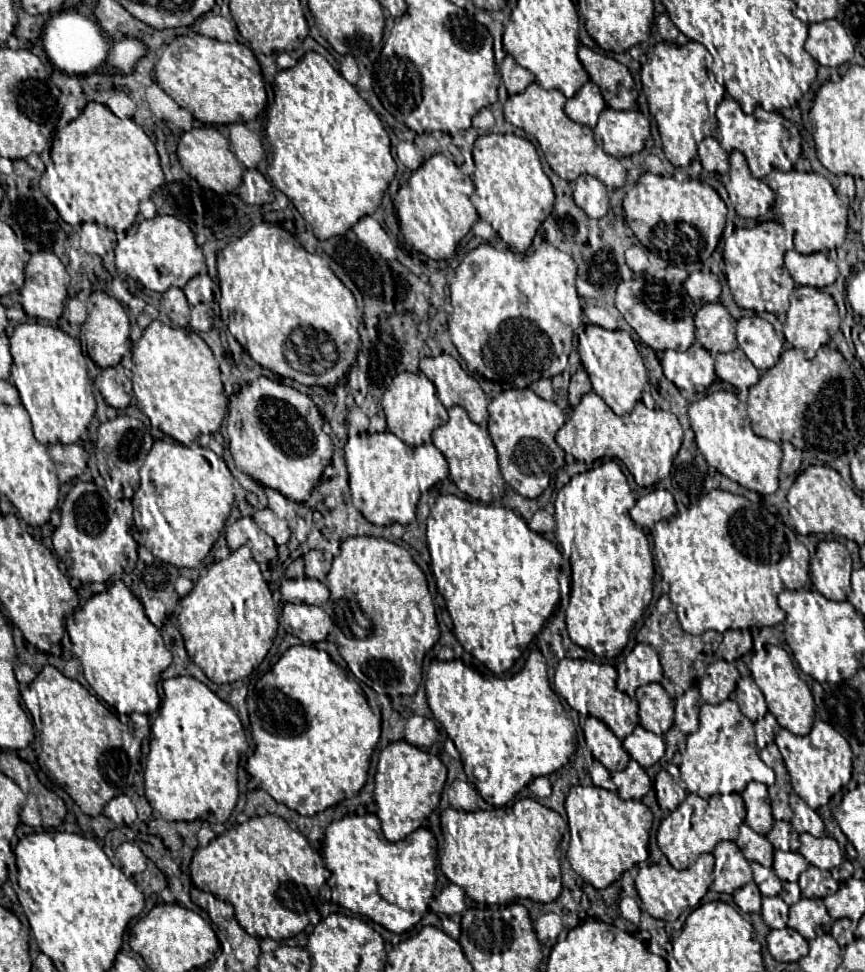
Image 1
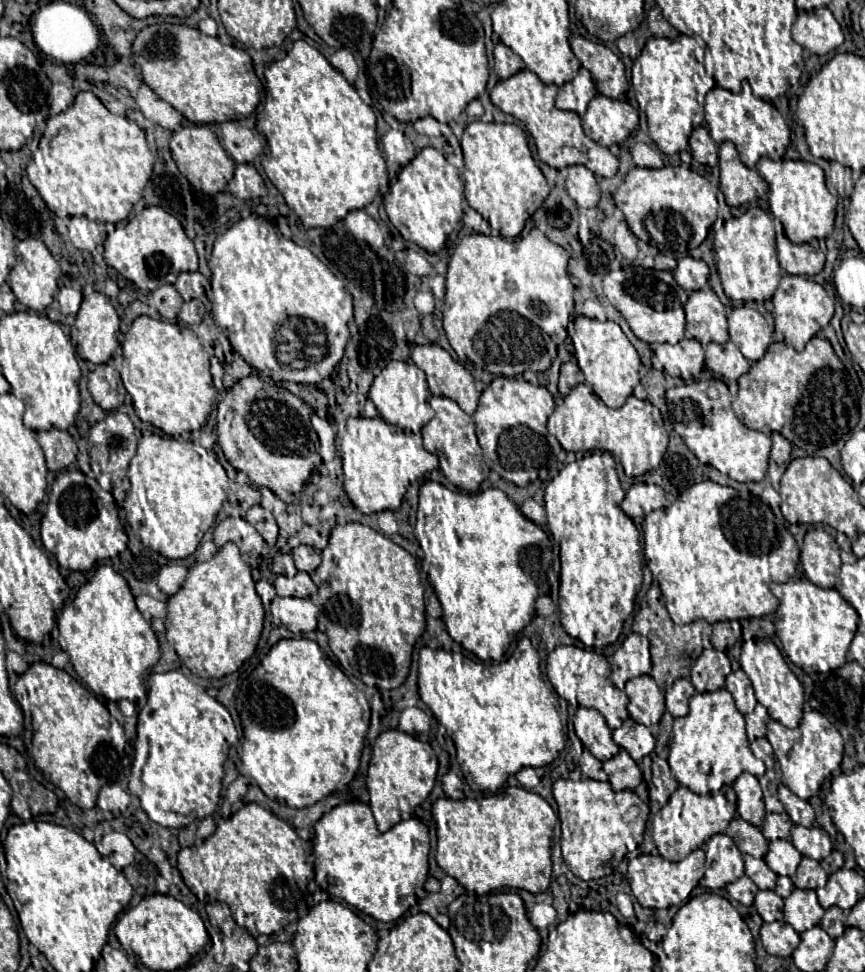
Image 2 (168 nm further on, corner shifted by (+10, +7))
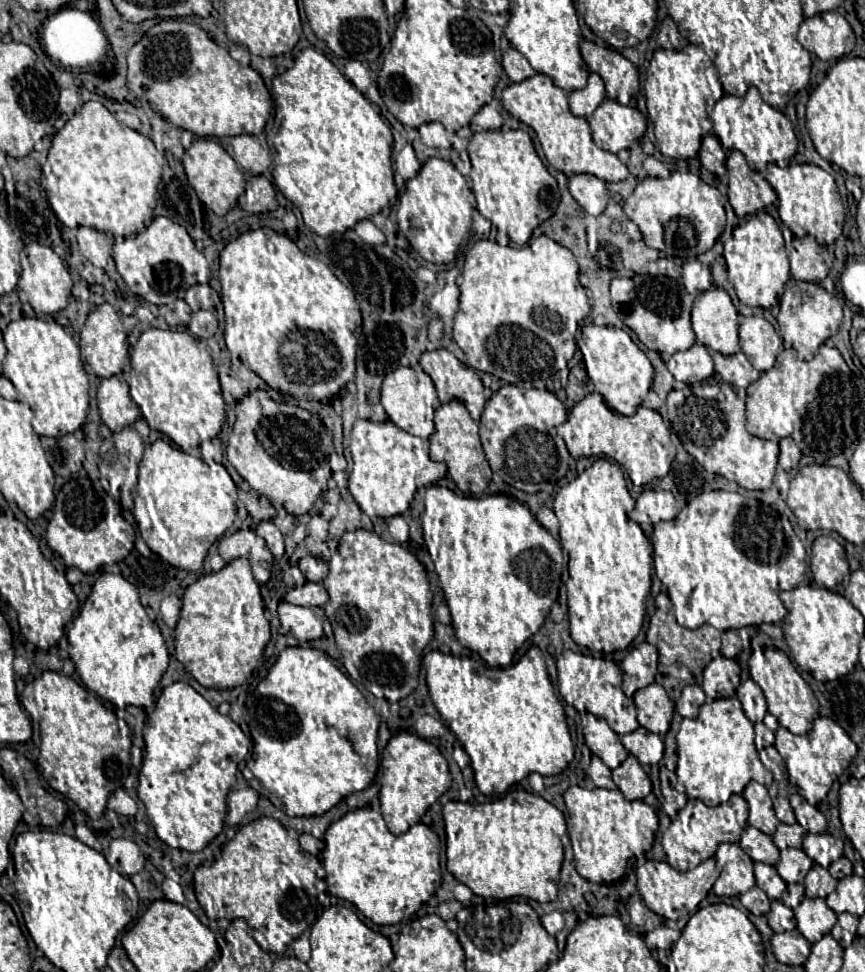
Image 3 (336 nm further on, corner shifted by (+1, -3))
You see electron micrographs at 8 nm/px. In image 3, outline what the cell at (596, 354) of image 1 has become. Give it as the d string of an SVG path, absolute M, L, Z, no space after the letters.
M587 324L578 330L576 339L577 348L583 352L587 374L595 384L597 392L605 398L611 410L623 416L633 416L653 382L653 366L645 352L631 340L627 332L619 328Z

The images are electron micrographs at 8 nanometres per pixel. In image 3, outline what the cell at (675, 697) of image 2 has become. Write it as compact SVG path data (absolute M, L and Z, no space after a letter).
M687 686L679 698L679 702L675 704L675 710L683 716L683 718L695 718L699 714L701 704L707 700L705 692L701 690L701 686Z

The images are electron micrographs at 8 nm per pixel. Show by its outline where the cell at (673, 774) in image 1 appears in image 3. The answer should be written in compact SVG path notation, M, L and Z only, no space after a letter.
M666 767L660 768L659 778L664 801L662 804L662 811L664 811L671 819L674 819L679 810L686 805L688 798L684 793L679 793L671 785L669 771Z

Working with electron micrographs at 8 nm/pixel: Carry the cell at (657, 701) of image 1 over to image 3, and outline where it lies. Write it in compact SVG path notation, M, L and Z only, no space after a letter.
M649 684L641 690L637 690L633 700L637 706L637 722L645 730L665 736L671 726L671 718L673 718L673 702L665 694L663 686Z

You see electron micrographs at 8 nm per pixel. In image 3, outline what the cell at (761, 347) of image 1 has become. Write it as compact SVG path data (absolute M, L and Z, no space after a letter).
M747 316L741 320L739 344L743 354L759 372L773 368L777 354L783 350L783 338L765 318L757 316Z

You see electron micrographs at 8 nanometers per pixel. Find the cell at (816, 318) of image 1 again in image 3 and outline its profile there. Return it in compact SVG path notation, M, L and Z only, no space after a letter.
M789 280L781 296L781 312L777 316L784 348L794 349L801 360L811 360L817 348L839 330L841 320L843 320L841 302L833 294L829 294L819 284Z

